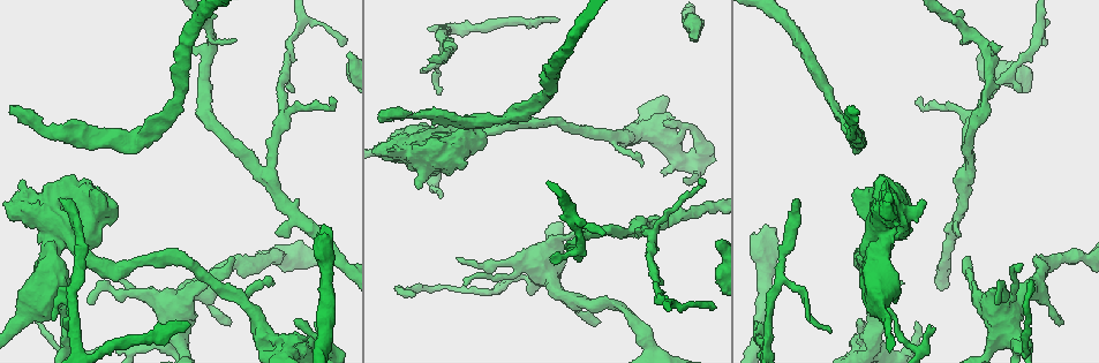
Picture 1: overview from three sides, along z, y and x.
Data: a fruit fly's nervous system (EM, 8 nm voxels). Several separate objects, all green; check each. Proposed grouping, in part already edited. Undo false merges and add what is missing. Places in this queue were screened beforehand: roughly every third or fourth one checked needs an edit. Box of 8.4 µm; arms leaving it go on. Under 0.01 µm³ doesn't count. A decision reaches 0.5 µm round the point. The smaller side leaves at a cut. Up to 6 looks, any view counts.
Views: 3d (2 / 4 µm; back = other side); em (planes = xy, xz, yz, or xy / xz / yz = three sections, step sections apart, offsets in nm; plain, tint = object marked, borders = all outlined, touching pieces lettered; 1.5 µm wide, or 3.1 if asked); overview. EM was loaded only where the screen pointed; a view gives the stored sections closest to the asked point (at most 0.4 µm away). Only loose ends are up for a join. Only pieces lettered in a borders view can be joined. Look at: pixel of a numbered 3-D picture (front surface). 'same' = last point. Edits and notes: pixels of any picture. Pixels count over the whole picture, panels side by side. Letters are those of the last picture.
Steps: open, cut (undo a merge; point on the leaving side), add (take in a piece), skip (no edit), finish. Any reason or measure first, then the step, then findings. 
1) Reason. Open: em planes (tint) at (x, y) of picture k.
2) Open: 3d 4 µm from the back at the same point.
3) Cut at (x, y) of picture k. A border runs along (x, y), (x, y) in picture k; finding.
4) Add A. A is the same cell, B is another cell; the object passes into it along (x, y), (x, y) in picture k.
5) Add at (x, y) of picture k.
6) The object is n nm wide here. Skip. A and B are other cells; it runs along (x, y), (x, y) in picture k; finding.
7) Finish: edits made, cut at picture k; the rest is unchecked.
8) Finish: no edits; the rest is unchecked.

Branch stops here. Open: em planes (borders) at (858, 323) of picture 1.

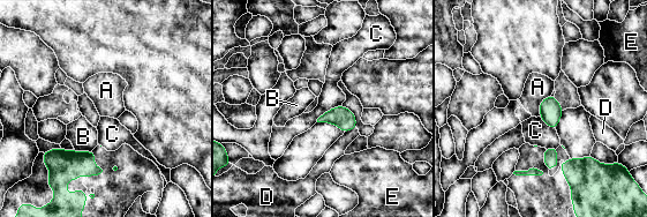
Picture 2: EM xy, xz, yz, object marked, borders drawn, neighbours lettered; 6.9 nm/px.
Skip. A, B, C, D and E are other cells; a border runs along (550, 95), (540, 103), (539, 116) in picture 2; no lettered piece goes on from it.

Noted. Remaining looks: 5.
Branch stops here. Open: 3d 2 µm at (320, 229) of picture 1.

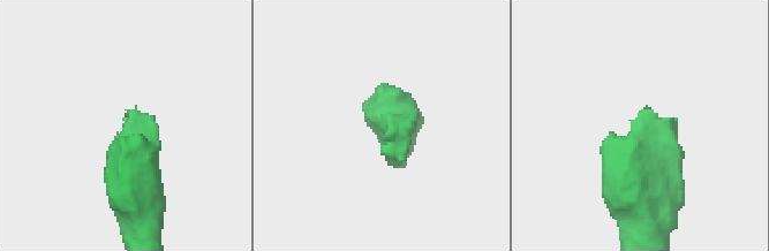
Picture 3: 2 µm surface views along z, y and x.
Need the tissue. Open: em xy step 8 (borders) at (122, 117) of picture 3.

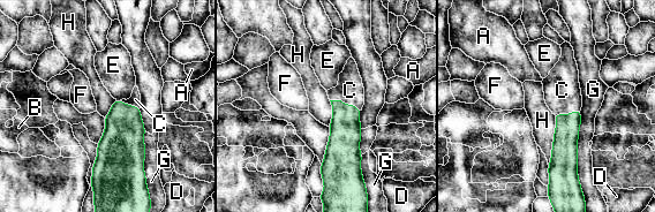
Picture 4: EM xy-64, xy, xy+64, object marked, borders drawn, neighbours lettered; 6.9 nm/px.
Open: em planes (borders) at the same point.

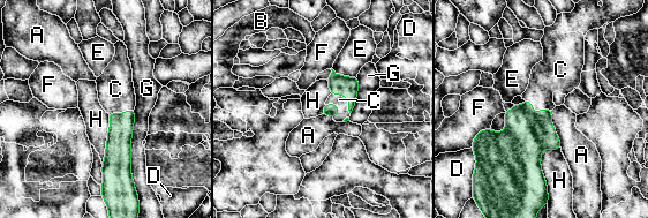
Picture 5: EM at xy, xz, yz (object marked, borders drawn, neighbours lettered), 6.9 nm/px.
Add at (544, 80) of picture 5. C is the same cell, A, B, D, E, F, G and H are other cells; the object passes into it along (520, 145), (533, 113), (544, 80) in picture 5; it goes on there.

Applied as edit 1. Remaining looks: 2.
Open: overview.

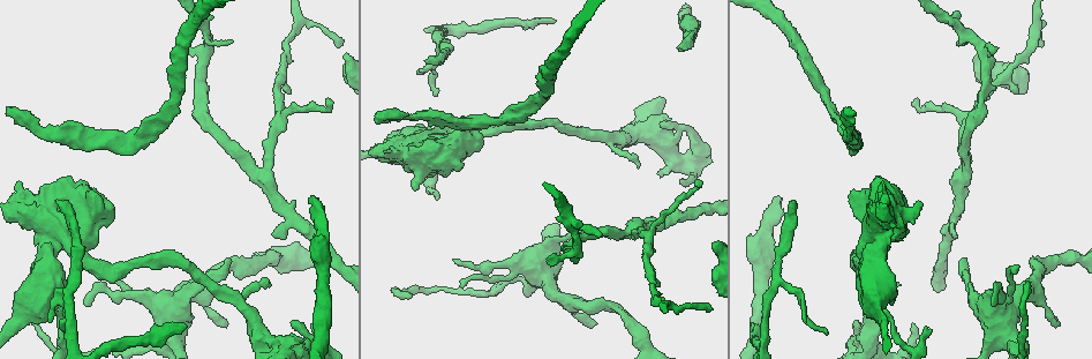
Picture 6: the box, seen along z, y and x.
Branch stops here. Open: em planes (borders) at (793, 201) of picture 6.

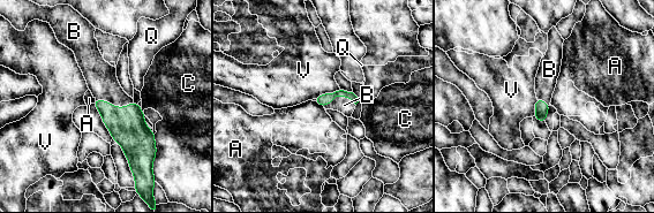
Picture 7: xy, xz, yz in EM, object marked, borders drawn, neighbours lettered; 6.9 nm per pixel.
The longest contact is with B, 280 nm. Add at (100, 76) of picture 7. B is the same cell, A, C, Q and V are other cells; it goes on there.

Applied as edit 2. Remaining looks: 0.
Finish: edits made, add at picture 5, add at picture 7; the rest is unchecked.

